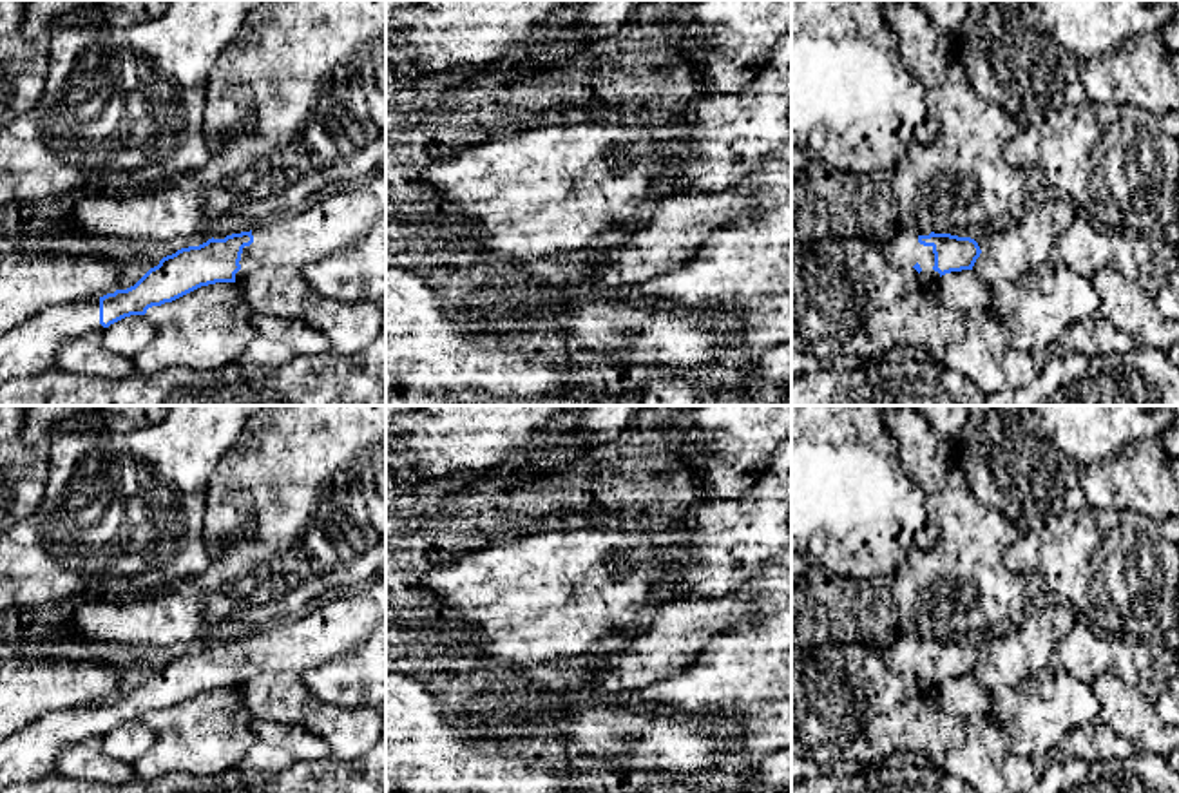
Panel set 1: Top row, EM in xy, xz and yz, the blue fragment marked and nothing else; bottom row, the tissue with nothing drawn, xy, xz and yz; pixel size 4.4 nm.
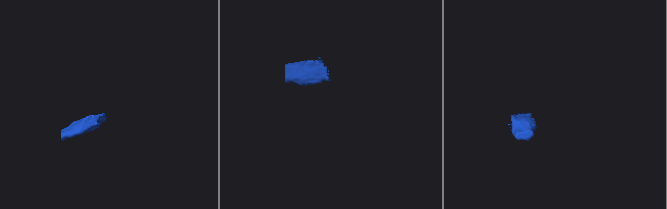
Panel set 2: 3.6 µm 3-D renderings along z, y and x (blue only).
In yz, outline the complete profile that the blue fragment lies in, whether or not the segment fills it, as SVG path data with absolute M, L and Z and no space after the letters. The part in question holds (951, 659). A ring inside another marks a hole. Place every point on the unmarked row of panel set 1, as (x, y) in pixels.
M900 635L886 652L886 663L895 672L913 672L924 686L936 688L951 677L973 675L982 655L971 643L951 639L920 641Z

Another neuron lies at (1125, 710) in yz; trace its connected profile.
M1101 675L1092 684L1101 704L1098 722L1125 737L1136 753L1154 753L1168 759L1179 750L1179 726L1165 722L1137 688L1116 675Z

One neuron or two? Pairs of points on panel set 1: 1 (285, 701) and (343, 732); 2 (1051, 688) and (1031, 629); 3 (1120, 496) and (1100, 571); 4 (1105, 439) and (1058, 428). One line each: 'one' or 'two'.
1: one
2: two
3: two
4: one

